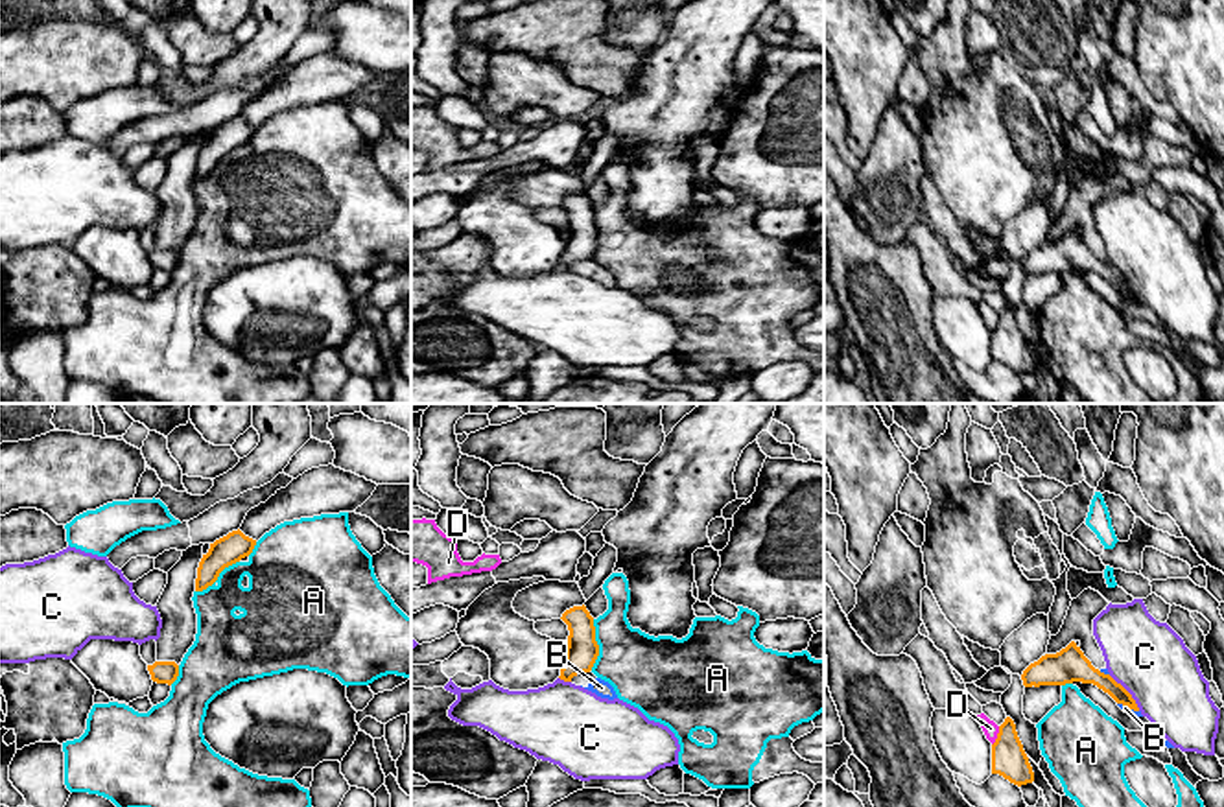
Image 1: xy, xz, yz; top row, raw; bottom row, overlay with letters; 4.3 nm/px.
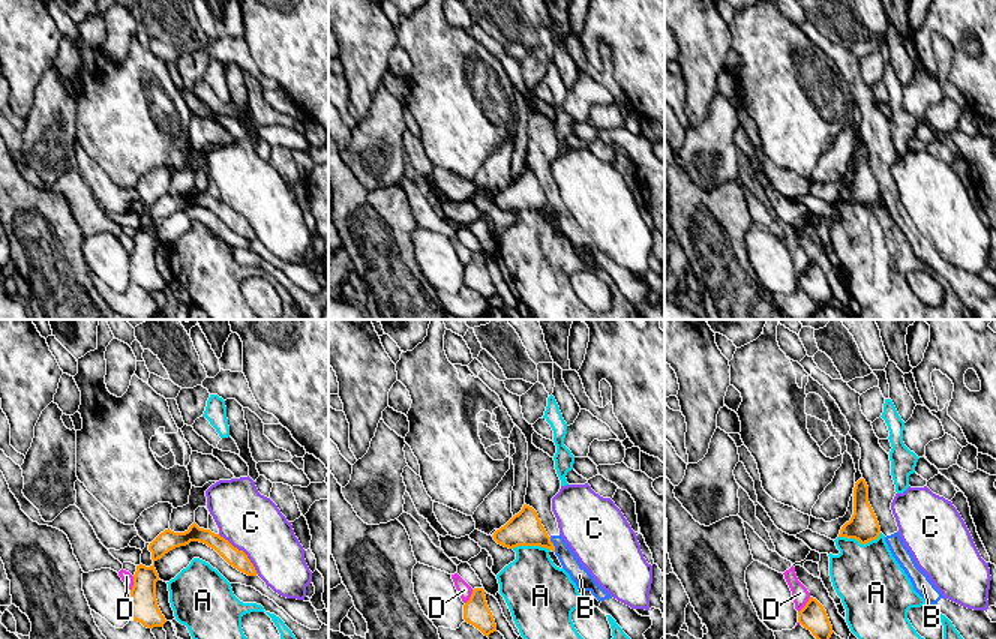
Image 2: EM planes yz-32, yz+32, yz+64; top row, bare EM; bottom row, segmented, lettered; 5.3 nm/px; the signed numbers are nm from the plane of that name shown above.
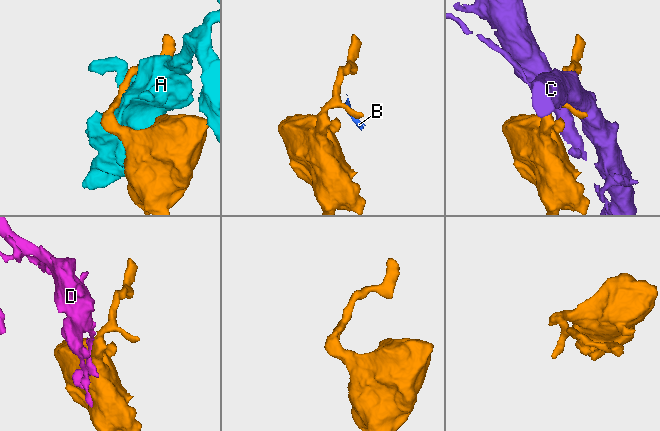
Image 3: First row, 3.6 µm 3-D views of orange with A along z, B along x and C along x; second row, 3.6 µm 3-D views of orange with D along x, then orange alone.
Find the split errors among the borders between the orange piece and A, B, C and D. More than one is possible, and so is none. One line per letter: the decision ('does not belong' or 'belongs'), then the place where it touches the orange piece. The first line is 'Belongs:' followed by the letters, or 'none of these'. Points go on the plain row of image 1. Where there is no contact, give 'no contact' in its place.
Belongs: none of these
A: does not belong; meets orange in xz at (598, 233)
B: does not belong; meets orange in yz at (1129, 293)
C: does not belong; meets orange in yz at (1127, 279)
D: does not belong; meets orange in yz at (998, 323)

